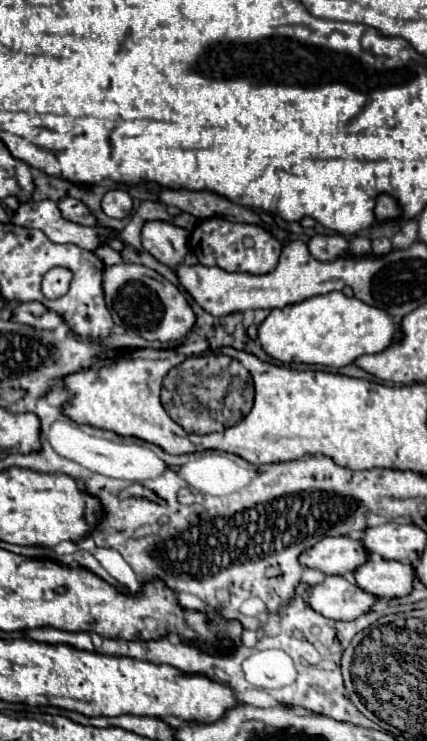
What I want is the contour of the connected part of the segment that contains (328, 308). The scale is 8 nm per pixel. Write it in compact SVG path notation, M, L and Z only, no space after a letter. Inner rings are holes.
M341 291L305 299L297 305L273 309L259 325L257 339L267 355L281 363L307 363L343 367L353 359L383 351L393 339L397 339L397 325L391 317L355 297L345 297Z

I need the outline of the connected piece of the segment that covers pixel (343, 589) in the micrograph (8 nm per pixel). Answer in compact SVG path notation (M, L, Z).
M325 577L319 585L309 587L307 605L327 619L351 621L367 613L375 597L361 591L343 577Z

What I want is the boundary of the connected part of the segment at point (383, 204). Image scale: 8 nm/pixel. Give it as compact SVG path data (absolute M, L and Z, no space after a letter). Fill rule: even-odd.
M379 195L377 199L377 207L374 209L377 213L377 219L379 221L385 221L385 219L399 219L399 205L395 203L393 197L389 195Z

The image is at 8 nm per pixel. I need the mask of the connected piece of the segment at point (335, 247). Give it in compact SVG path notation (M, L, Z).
M315 235L309 241L309 253L321 263L329 263L345 257L347 245L347 239L343 239L341 235Z

